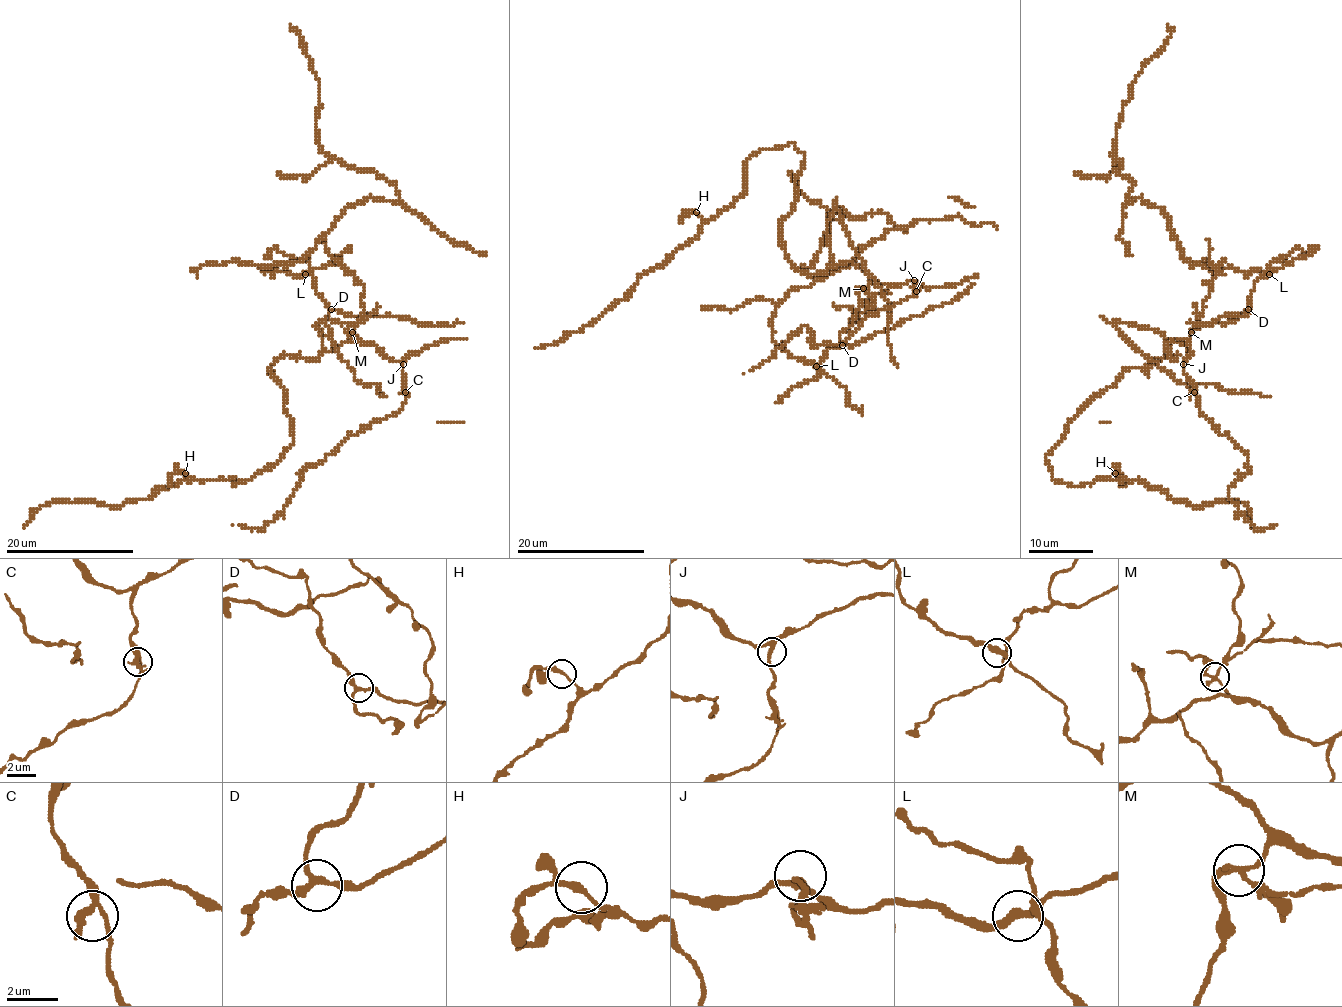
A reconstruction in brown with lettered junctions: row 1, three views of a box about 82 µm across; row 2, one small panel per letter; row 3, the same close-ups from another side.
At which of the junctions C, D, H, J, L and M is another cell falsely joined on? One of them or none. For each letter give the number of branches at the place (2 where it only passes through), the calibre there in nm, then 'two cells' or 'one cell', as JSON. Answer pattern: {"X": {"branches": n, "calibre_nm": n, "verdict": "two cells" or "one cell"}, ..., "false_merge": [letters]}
{"C": {"branches": 3, "calibre_nm": 240, "verdict": "one cell"}, "D": {"branches": 3, "calibre_nm": 240, "verdict": "one cell"}, "H": {"branches": 3, "calibre_nm": 180, "verdict": "one cell"}, "J": {"branches": 3, "calibre_nm": 240, "verdict": "one cell"}, "L": {"branches": 3, "calibre_nm": 280, "verdict": "one cell"}, "M": {"branches": 3, "calibre_nm": 190, "verdict": "two cells"}, "false_merge": ["M"]}

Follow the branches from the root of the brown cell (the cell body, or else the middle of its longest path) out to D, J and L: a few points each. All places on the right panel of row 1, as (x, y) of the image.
D: (1192, 331), (1212, 323), (1231, 322), (1248, 309)
J: (1192, 331), (1184, 343), (1189, 356), (1183, 364)
L: (1192, 331), (1212, 323), (1234, 320), (1248, 307), (1253, 283), (1266, 270), (1269, 274)

